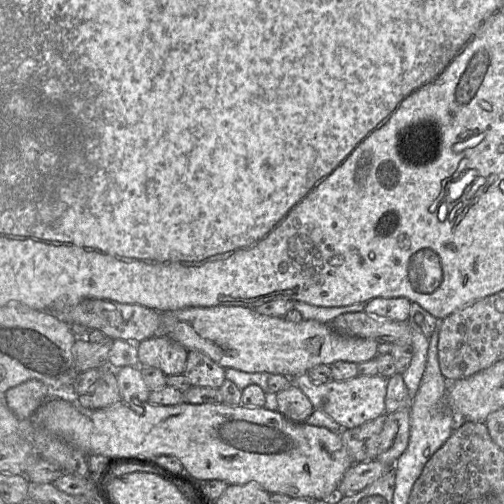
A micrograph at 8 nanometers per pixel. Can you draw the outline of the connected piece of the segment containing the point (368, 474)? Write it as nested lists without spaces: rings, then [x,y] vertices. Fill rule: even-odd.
[[[376,459],[354,463],[345,472],[337,488],[337,496],[354,494],[363,490],[379,477],[387,473],[390,468],[392,467],[386,466]]]

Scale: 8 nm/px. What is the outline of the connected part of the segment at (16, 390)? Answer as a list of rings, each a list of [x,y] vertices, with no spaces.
[[[31,379],[8,389],[4,397],[8,408],[23,421],[29,419],[53,393],[43,382]]]

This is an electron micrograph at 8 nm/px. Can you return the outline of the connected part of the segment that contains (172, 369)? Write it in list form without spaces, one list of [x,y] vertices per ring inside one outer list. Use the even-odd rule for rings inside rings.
[[[154,336],[137,346],[140,367],[159,368],[166,376],[183,374],[188,349],[168,336]]]

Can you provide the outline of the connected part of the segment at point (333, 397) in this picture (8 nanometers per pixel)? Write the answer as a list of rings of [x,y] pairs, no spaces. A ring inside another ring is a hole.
[[[305,373],[292,380],[293,384],[311,401],[314,410],[321,410],[327,414],[342,429],[356,428],[385,413],[387,378],[379,374],[374,376],[357,375],[345,381],[335,381],[332,379],[326,383],[317,383]]]

